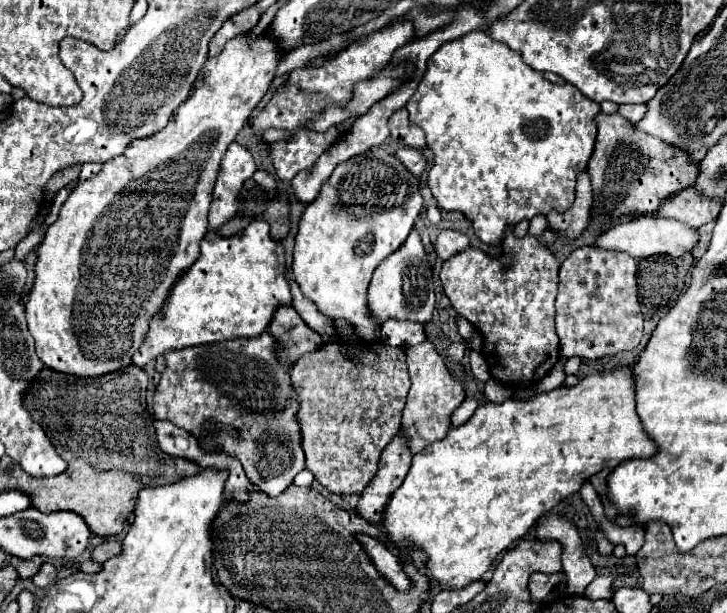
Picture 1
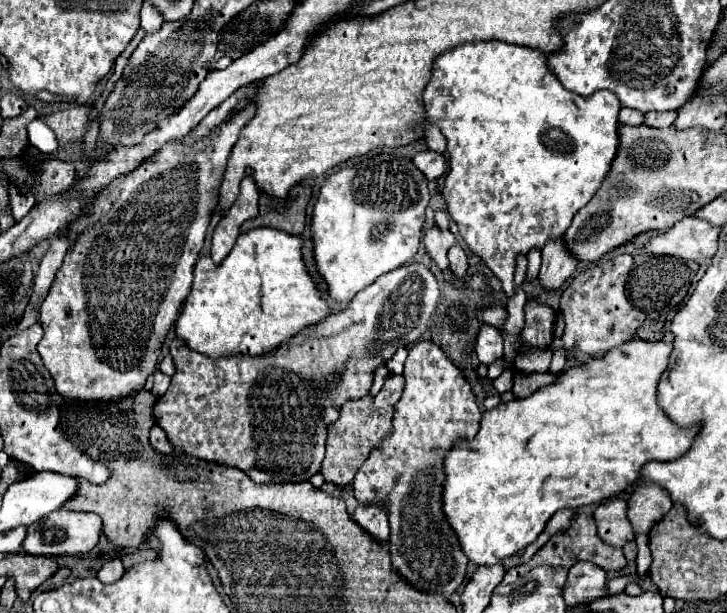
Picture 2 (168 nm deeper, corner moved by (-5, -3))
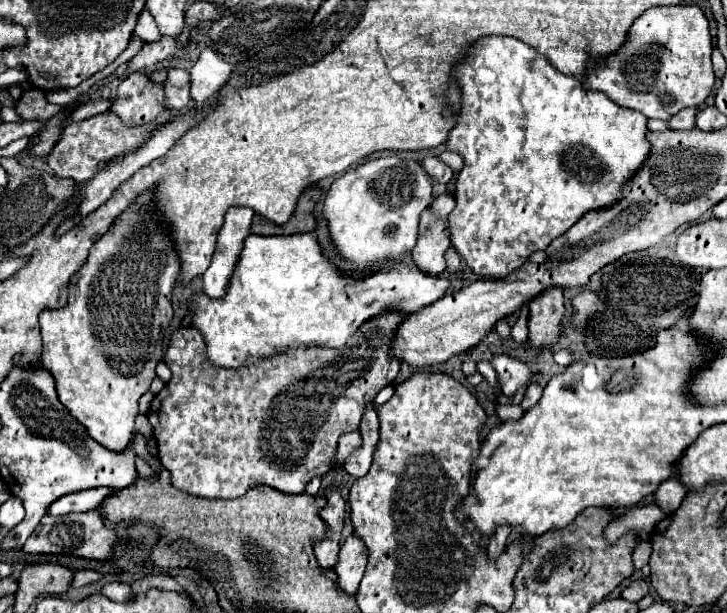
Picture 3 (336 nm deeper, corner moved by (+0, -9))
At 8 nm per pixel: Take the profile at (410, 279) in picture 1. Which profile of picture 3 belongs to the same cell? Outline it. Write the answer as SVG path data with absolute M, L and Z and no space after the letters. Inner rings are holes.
M387 312L365 322L341 350L289 350L289 354L261 358L261 362L241 366L241 370L213 366L213 362L205 358L203 334L193 326L177 328L171 334L165 354L165 364L171 368L173 378L153 398L147 412L159 450L159 462L171 472L173 486L203 498L241 498L259 484L283 494L305 492L311 478L331 470L339 436L357 430L367 404L381 388L395 382L401 362L391 358L391 342L403 318L405 314Z

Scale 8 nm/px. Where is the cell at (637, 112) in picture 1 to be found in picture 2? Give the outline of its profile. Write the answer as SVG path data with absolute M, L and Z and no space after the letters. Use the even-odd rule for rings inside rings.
M646 112L644 114L644 124L646 126L654 126L654 128L666 128L674 122L676 112Z

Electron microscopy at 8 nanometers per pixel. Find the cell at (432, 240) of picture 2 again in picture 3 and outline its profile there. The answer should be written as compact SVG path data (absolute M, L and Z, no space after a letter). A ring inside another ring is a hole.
M425 208L421 212L421 226L419 226L419 238L415 248L411 250L413 262L429 272L429 274L441 274L445 270L445 250L451 246L449 242L449 222L443 218L437 218L431 208Z

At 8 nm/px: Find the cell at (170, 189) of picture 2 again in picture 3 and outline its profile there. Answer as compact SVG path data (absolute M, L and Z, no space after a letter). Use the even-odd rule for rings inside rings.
M147 194L131 204L117 224L91 248L89 258L75 280L69 284L69 302L59 310L43 310L39 316L43 354L41 362L57 382L59 400L87 428L87 432L107 450L123 452L131 440L133 422L139 414L139 398L149 390L155 378L155 366L161 356L155 354L155 344L161 330L169 326L171 290L179 276L181 262L167 236L165 226L151 214L151 198Z

